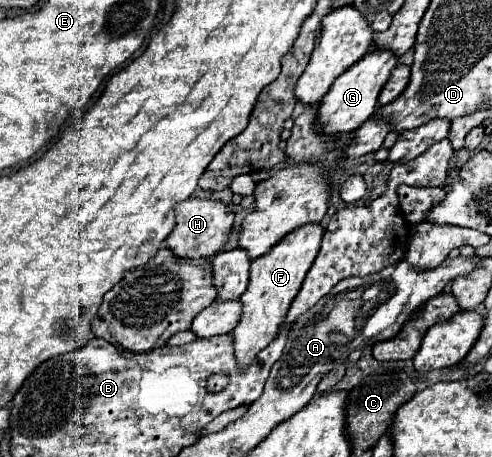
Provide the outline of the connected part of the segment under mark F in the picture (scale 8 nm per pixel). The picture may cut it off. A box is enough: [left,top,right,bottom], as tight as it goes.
[233,223,325,367]

